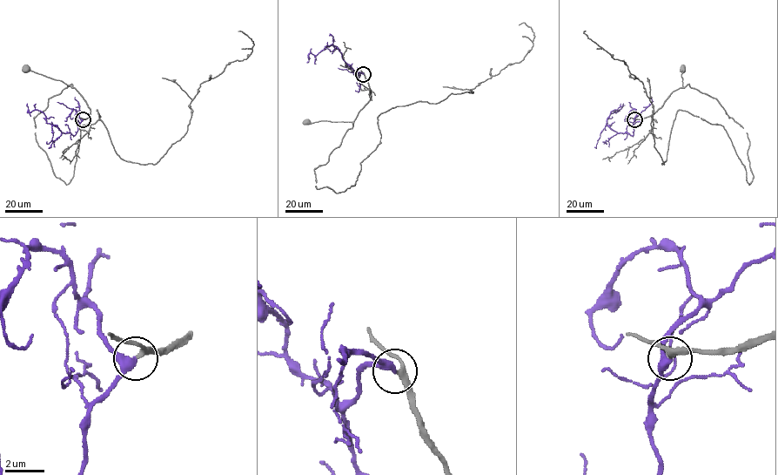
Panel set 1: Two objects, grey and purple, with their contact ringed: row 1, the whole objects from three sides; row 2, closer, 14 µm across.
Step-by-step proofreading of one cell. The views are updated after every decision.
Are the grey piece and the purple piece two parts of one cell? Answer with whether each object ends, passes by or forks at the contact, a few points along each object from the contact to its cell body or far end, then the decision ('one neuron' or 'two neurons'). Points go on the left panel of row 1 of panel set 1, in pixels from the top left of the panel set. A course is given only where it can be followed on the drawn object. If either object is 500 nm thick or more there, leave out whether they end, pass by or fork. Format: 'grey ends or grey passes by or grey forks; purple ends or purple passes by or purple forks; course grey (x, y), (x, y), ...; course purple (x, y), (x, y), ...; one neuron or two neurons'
grey passes by; purple passes by; course grey (83, 119), (90, 115), (90, 109), (77, 91), (63, 81), (26, 68); course purple (83, 119), (73, 135), (61, 133), (55, 125), (47, 123), (45, 116), (40, 111), (28, 111), (27, 104); one neuron

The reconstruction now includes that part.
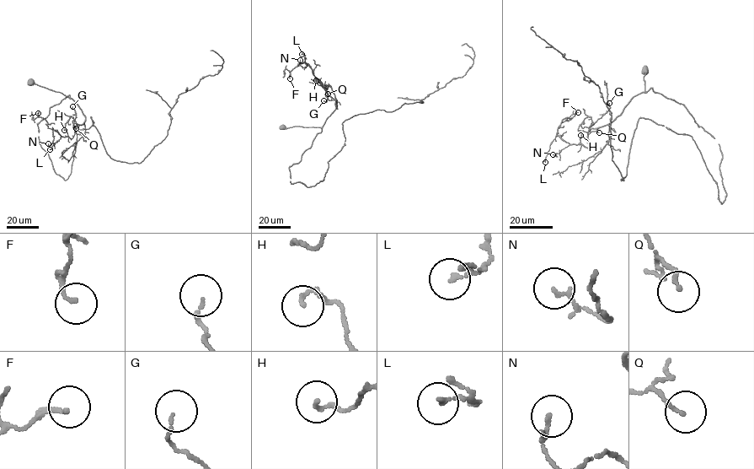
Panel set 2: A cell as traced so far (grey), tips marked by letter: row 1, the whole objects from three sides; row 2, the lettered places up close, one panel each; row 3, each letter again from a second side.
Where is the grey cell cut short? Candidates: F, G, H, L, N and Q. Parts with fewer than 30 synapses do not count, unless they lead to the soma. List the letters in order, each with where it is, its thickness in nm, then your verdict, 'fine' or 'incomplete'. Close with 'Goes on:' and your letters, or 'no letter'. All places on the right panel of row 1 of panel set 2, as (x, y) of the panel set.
F: (578, 112) | 130 nm | fine
G: (609, 103) | 100 nm | fine
H: (580, 135) | 130 nm | fine
L: (545, 162) | 140 nm | fine
N: (553, 154) | 130 nm | fine
Q: (599, 132) | 110 nm | fine
Goes on: no letter

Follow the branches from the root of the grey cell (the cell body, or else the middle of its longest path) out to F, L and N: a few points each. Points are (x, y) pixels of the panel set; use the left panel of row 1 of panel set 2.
F: (30, 82), (72, 98), (85, 121), (70, 138), (49, 128), (38, 113)
L: (30, 82), (72, 98), (85, 115), (71, 138), (61, 137), (54, 130), (50, 149)
N: (30, 82), (72, 98), (85, 115), (85, 121), (75, 129), (72, 138), (61, 136), (56, 142), (48, 143)

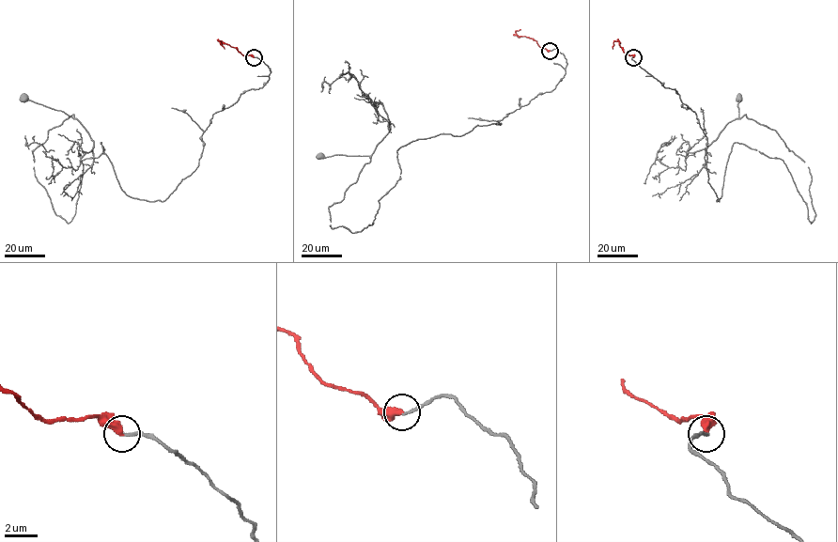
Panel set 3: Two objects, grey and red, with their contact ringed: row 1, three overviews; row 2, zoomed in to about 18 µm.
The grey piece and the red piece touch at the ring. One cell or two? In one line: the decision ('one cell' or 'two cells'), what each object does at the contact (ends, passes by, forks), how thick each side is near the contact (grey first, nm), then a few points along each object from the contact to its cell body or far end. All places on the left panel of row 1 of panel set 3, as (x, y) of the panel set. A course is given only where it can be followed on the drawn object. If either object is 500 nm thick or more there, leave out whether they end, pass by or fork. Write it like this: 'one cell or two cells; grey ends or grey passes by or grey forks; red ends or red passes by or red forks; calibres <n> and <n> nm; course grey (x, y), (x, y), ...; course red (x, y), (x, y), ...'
one cell; grey ends; red ends; calibres 170 and 440 nm; course grey (254, 57), (164, 200), (100, 142), (69, 223), (32, 150), (74, 116), (23, 98); course red (254, 57), (243, 55), (234, 47), (219, 41), (224, 49)

